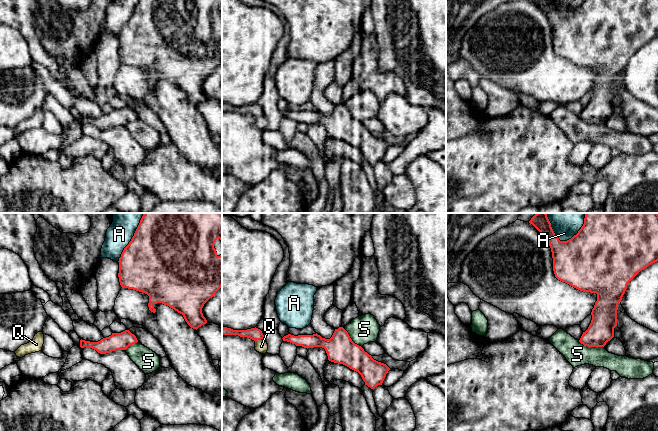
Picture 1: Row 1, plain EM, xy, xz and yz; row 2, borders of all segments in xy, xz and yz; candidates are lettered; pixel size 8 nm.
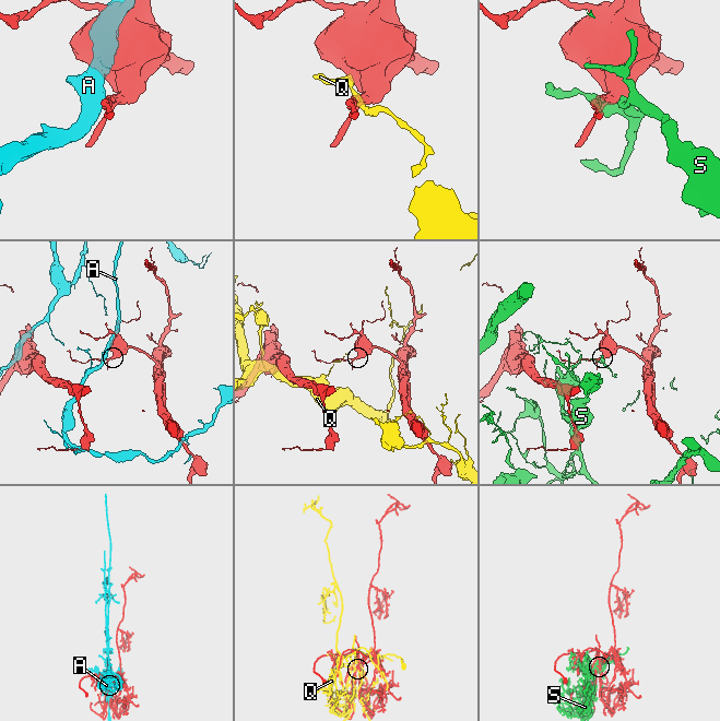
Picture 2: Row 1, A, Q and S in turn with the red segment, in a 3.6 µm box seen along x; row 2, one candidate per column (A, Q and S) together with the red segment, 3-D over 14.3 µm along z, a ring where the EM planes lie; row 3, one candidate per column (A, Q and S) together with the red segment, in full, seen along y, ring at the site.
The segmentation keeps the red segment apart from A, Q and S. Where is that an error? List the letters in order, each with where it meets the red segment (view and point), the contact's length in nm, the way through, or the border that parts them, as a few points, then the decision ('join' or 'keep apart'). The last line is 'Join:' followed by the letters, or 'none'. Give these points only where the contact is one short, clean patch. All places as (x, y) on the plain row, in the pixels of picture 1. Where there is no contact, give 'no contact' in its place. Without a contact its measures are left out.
A: meets red in yz at (565, 17); contact 280 nm long; keep apart
Q: meets red in xz at (259, 115); contact 80 nm long; keep apart
S: meets red in yz at (591, 122); contact 220 nm long; keep apart
Join: none

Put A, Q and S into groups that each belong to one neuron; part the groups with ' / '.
A / Q / S

